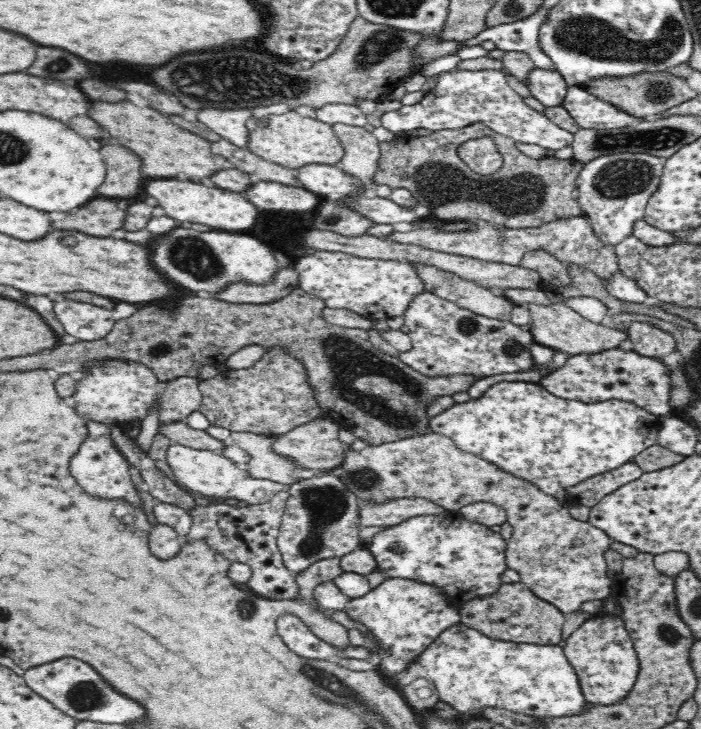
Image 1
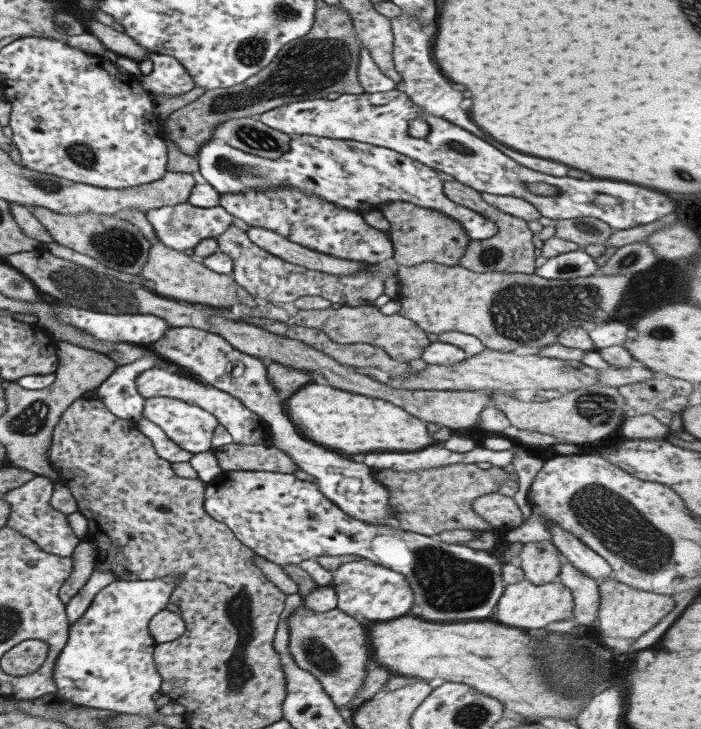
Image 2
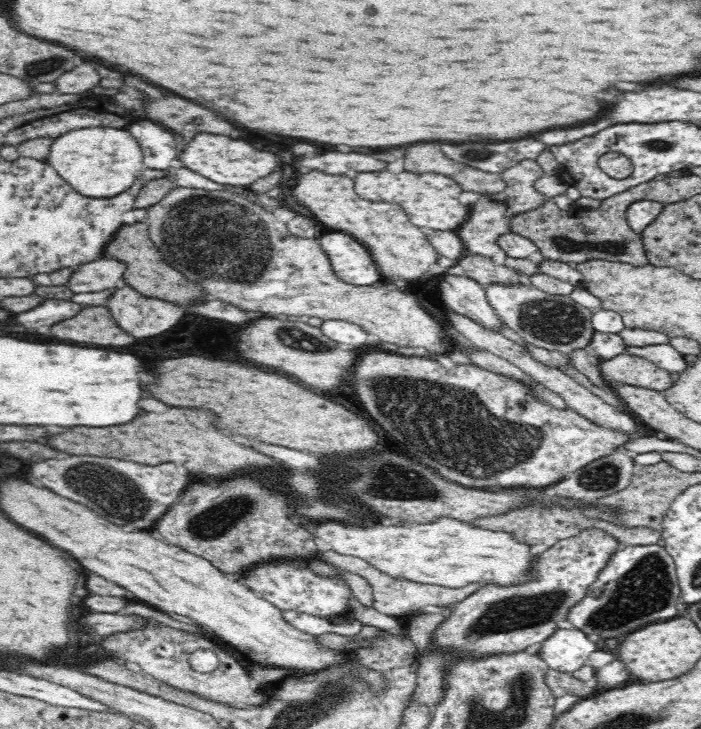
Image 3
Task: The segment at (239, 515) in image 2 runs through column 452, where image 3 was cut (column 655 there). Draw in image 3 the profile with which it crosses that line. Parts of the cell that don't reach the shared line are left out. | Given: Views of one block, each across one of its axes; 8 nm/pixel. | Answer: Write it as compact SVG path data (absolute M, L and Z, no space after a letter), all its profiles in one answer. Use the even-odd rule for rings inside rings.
M651 544L618 548L602 571L598 572L584 598L568 610L564 625L580 630L593 639L619 641L646 624L682 614L681 588L677 578L673 558L664 547Z

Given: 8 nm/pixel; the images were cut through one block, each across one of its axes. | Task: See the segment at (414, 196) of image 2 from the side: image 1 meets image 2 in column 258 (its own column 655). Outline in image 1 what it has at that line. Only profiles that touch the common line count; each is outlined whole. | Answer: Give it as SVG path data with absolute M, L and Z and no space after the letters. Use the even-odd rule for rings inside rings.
M622 152L584 164L576 178L577 204L581 217L592 225L594 235L604 245L615 247L633 234L633 224L644 219L649 199L659 187L665 163L666 159L646 153Z

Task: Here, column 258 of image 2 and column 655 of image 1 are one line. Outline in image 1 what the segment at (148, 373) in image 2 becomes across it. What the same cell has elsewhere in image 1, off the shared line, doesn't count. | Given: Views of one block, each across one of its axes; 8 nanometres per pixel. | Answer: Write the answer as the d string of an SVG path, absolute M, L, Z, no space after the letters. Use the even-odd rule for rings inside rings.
M502 381L492 384L482 396L470 398L430 418L430 430L451 438L464 452L472 453L502 471L520 477L538 487L544 493L556 497L566 505L570 498L567 488L604 472L610 472L630 462L643 450L657 443L662 422L668 416L654 416L644 409L622 400L605 400L586 404L554 396L538 383L526 381Z

